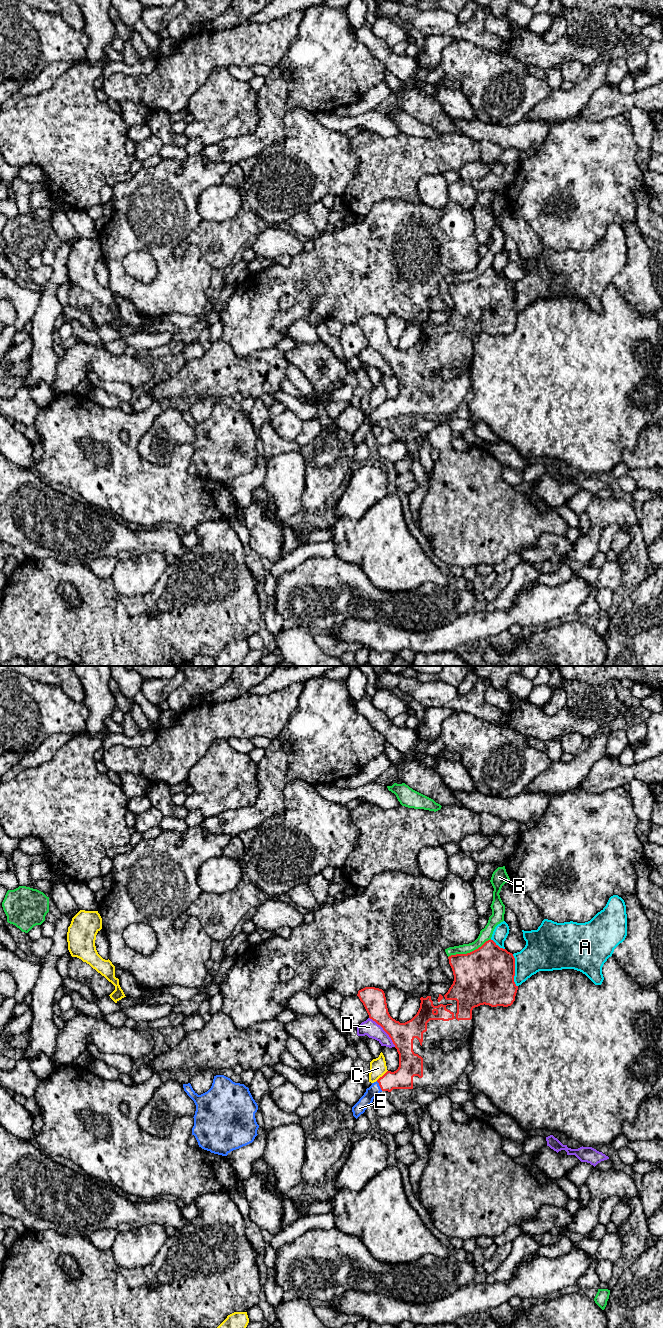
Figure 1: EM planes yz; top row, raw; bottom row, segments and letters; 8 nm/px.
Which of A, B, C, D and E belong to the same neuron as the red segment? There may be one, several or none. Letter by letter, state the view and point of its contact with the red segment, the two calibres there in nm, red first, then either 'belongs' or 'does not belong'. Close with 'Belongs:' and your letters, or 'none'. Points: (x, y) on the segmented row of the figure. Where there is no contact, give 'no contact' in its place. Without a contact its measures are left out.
A: meets red in yz at (514, 970); 440 nm thick on the red side, 280 nm on the other; does not belong
B: meets red in yz at (470, 952); 440 nm thick on the red side, 100 nm on the other; does not belong
C: meets red in yz at (382, 1076); 190 nm thick on the red side, 140 nm on the other; does not belong
D: meets red in yz at (384, 1030); 190 nm thick on the red side, 130 nm on the other; does not belong
E: meets red in yz at (379, 1085); 170 nm thick on the red side, 100 nm on the other; belongs
Belongs: E

